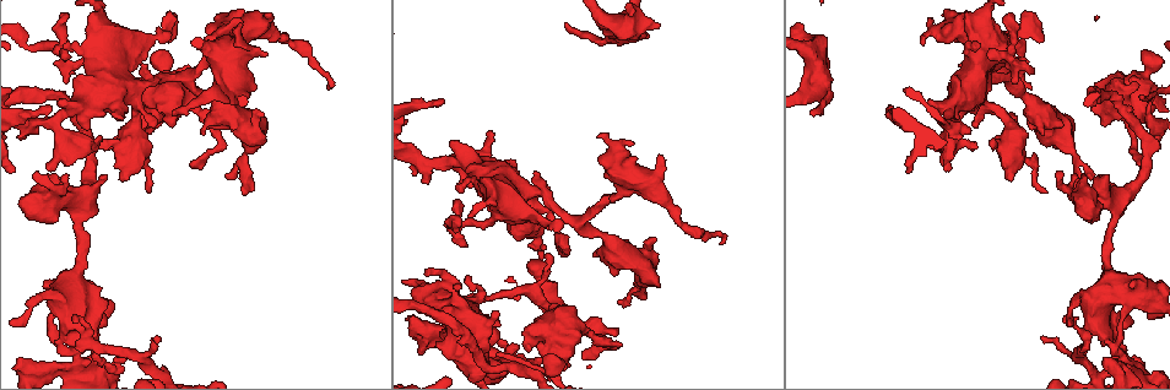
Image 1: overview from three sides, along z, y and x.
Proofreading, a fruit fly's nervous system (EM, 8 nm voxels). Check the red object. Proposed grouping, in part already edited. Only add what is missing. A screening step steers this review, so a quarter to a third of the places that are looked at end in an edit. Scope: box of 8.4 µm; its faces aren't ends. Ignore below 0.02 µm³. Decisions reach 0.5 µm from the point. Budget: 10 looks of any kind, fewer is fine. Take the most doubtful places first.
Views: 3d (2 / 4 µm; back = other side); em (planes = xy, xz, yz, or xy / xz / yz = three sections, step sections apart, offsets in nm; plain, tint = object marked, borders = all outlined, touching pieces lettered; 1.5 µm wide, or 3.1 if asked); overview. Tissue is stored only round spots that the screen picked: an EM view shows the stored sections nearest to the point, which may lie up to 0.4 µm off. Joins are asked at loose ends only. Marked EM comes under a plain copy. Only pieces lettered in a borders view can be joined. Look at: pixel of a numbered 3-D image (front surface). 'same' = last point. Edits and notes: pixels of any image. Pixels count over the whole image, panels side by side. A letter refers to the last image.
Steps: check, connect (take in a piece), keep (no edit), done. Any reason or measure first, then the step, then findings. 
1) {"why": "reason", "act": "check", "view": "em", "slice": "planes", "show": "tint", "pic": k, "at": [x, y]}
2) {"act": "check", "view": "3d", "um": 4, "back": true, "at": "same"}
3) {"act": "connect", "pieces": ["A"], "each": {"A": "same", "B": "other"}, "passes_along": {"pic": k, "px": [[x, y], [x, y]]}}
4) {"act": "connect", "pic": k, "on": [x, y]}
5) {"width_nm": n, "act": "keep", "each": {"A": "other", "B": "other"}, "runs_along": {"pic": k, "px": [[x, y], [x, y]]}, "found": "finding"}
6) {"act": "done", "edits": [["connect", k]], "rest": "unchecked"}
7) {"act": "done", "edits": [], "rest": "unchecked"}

{"act": "check", "view": "3d", "um": 4, "pic": 1, "at": [505, 159]}

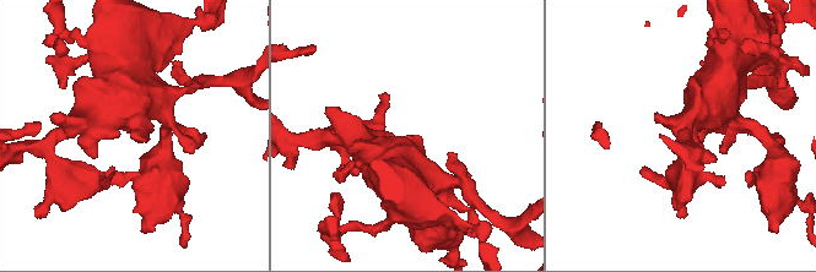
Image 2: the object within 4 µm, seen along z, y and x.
{"act": "check", "view": "em", "slice": "planes", "show": "borders", "pic": 2, "at": [133, 131]}

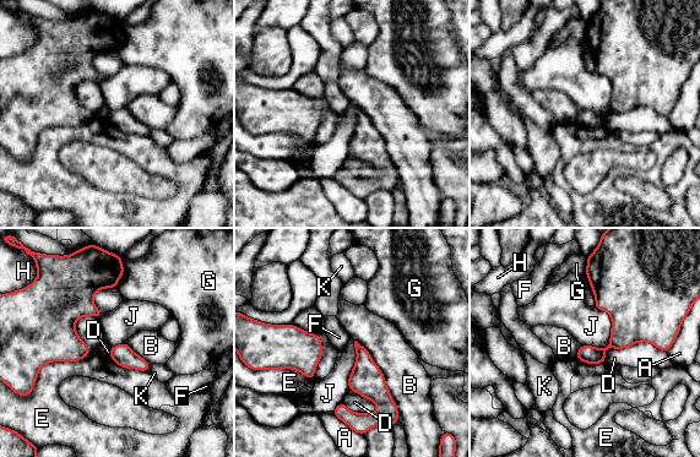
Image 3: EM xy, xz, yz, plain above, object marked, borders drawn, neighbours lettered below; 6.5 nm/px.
{"act": "keep", "each": {"A": "other", "B": "other", "D": "other", "E": "other", "F": "other", "G": "other", "H": "other", "J": "other", "K": "other"}, "border": {"pic": 3, "px": [[595, 305], [611, 319], [604, 348]]}, "found": "none of them fits"}

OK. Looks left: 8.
{"why": "an open end", "act": "check", "view": "em", "slice": "planes", "show": "borders", "pic": 1, "at": [979, 47]}

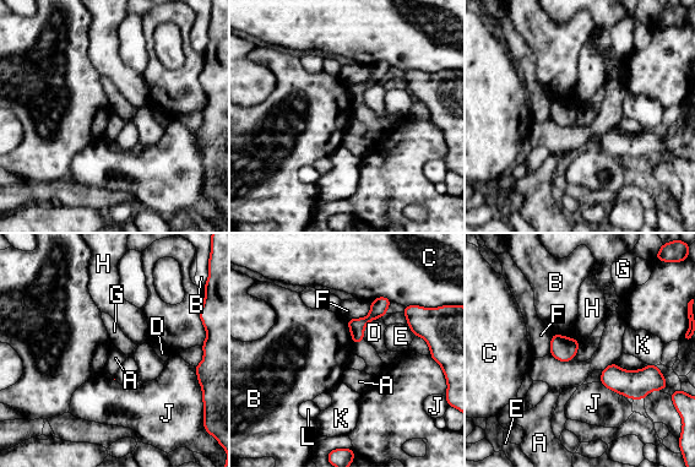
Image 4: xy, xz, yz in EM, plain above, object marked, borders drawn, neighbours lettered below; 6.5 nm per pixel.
{"act": "keep", "each": {"A": "other", "B": "other", "C": "other", "D": "other", "E": "other", "F": "other", "G": "other", "H": "other", "J": "other", "K": "other", "L": "other"}, "border": {"pic": 4, "px": [[554, 332], [573, 337], [580, 345]]}, "found": "no lettered piece goes on from it"}

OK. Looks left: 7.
{"act": "check", "view": "em", "slice": "yz", "step": 8, "show": "borders", "pic": 1, "at": [925, 40]}

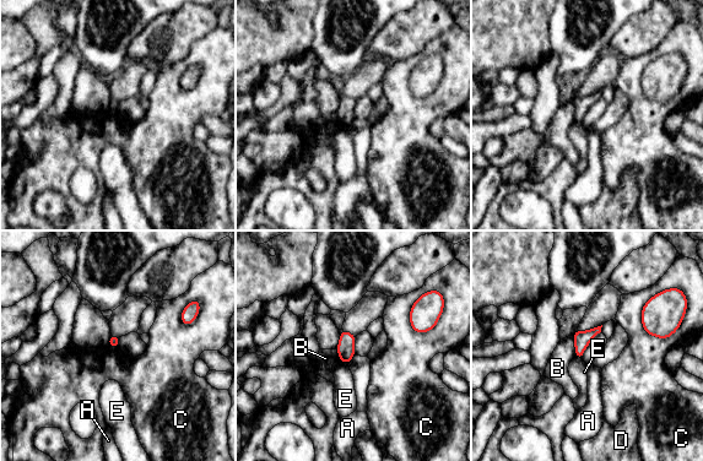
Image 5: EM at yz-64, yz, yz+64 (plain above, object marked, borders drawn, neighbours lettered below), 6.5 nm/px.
{"act": "check", "view": "em", "slice": "planes", "show": "borders", "at": "same"}

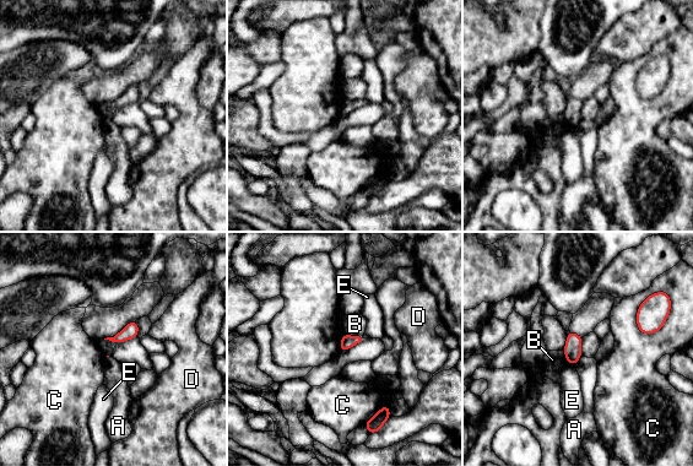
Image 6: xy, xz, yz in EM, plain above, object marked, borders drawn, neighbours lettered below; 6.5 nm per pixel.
{"act": "keep", "each": {"A": "other", "B": "other", "C": "other", "D": "other", "E": "other"}, "border": {"pic": 6, "px": [[648, 297], [637, 313], [645, 335]]}, "found": "none of them fits"}

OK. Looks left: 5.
{"why": "an open end", "act": "check", "view": "3d", "um": 2, "pic": 1, "at": [619, 344]}

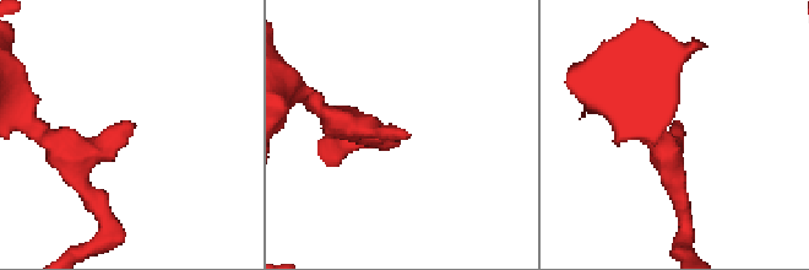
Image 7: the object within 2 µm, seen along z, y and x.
{"why": "shape alone is not enough", "act": "check", "view": "em", "slice": "xy", "step": 8, "show": "borders", "pic": 7, "at": [401, 133]}

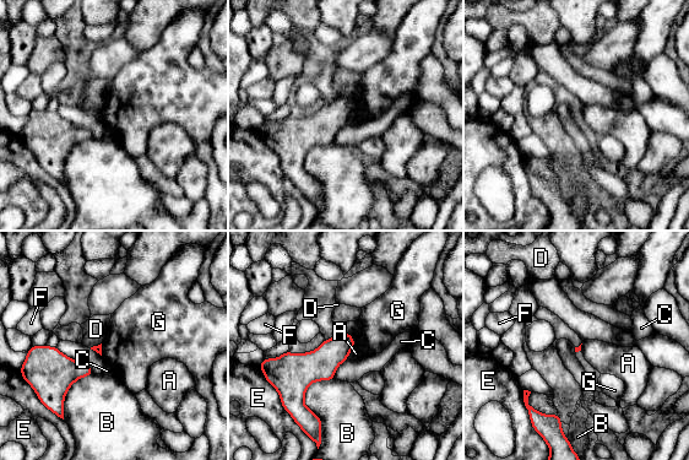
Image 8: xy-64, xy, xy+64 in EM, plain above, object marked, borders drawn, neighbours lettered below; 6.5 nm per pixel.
{"act": "keep", "each": {"A": "other", "B": "other", "C": "other", "D": "other", "E": "other", "F": "other", "G": "other"}, "border": {"pic": 8, "px": [[352, 336], [354, 345]]}, "found": "none of them fits"}

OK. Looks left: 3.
{"act": "done", "edits": [], "rest": "unchecked"}

